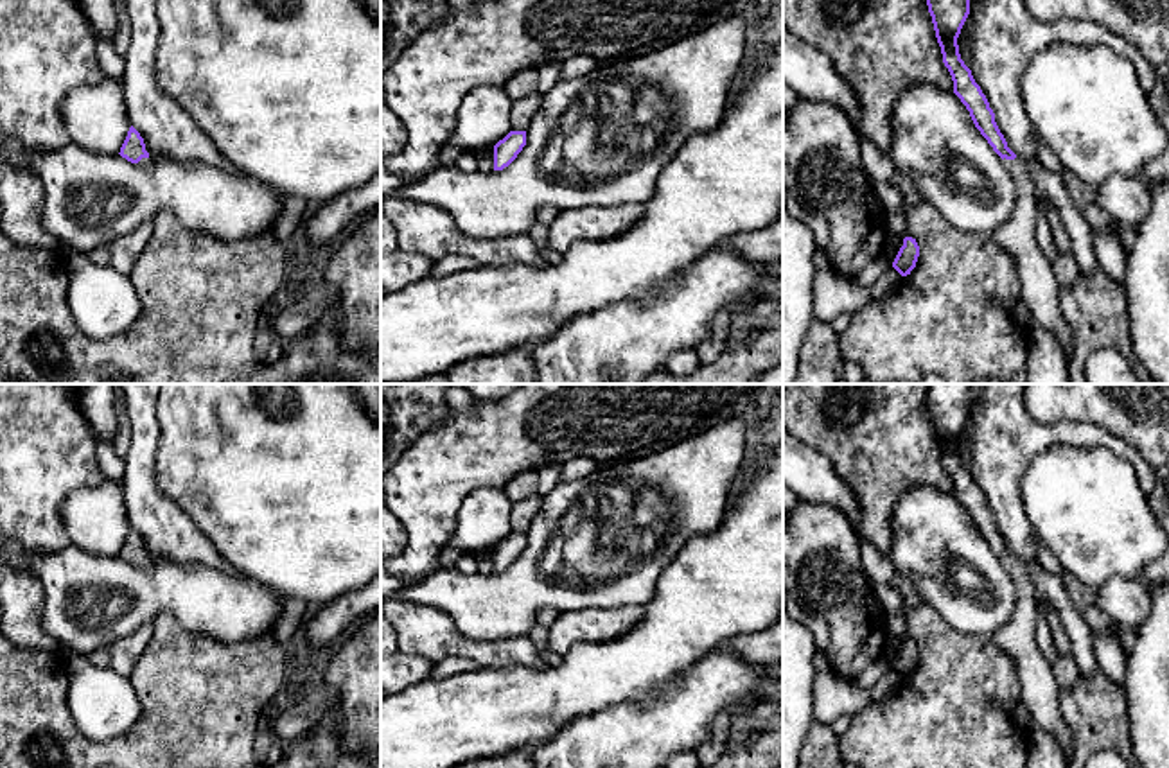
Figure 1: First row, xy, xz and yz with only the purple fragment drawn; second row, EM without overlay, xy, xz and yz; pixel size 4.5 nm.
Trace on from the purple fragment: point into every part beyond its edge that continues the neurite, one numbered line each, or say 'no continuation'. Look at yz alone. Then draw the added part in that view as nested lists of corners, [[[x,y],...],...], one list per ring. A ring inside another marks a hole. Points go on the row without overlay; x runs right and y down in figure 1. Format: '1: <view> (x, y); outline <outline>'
1: yz (1038, 689); outline [[[1002,562],[1016,589],[1016,603],[1009,623],[997,630],[991,637],[995,644],[1013,659],[1020,678],[1020,698],[1029,709],[1029,729],[1050,732],[1059,743],[1067,763],[1072,757],[1072,730],[1065,723],[1058,696],[1059,689],[1052,675],[1049,660],[1043,657],[1036,642],[1036,599],[1034,589],[1025,571],[1025,565]]]

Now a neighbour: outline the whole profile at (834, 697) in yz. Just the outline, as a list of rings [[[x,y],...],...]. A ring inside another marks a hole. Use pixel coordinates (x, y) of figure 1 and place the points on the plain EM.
[[[826,669],[813,682],[813,721],[833,723],[840,716],[855,716],[871,702],[871,693],[860,689],[855,680]]]

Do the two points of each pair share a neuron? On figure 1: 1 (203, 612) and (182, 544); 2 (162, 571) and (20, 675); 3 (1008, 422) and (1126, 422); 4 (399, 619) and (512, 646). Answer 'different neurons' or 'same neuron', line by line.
1: different neurons
2: different neurons
3: different neurons
4: same neuron

